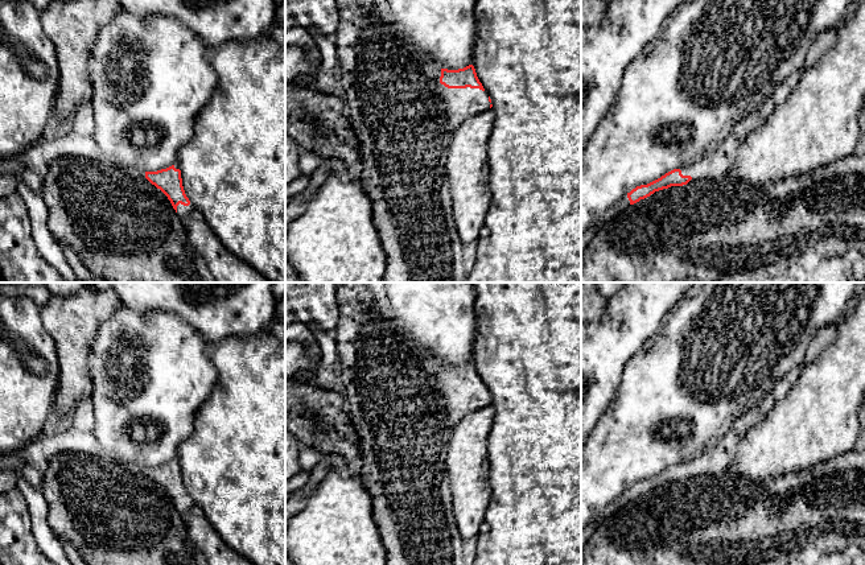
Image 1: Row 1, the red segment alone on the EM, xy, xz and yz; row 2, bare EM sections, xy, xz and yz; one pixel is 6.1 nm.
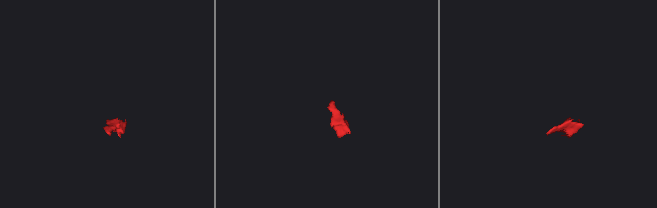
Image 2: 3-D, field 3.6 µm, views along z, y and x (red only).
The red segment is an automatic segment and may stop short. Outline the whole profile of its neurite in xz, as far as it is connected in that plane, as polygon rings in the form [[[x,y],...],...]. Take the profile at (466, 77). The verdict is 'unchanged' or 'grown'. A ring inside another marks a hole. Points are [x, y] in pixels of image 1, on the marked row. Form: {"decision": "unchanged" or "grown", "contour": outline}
{"decision": "grown", "contour": [[[337,0],[339,22],[333,41],[345,92],[343,108],[361,143],[359,181],[370,198],[372,223],[387,259],[383,282],[454,282],[450,239],[454,219],[441,195],[441,183],[446,178],[445,165],[454,132],[467,119],[491,108],[491,99],[473,65],[448,70],[420,57],[395,34],[394,26],[374,18],[372,7],[374,0]]]}

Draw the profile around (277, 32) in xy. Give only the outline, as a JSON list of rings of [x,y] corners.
[[[285,22],[273,24],[268,32],[268,36],[285,48]]]

